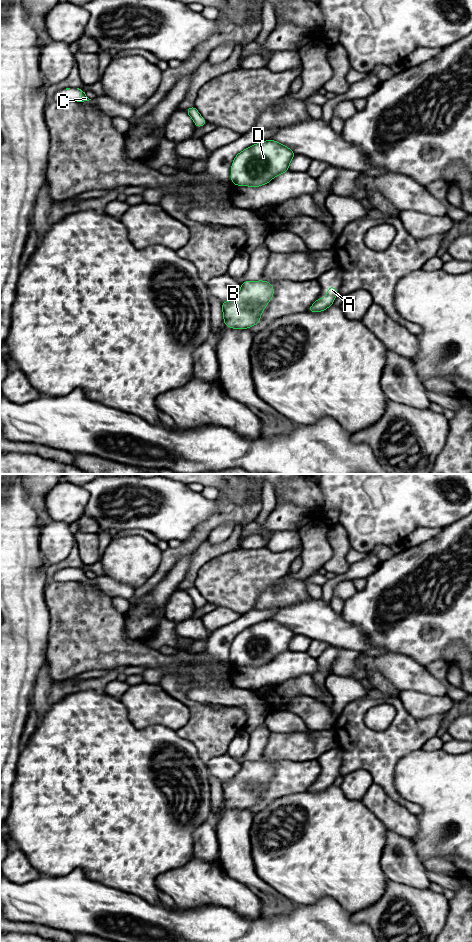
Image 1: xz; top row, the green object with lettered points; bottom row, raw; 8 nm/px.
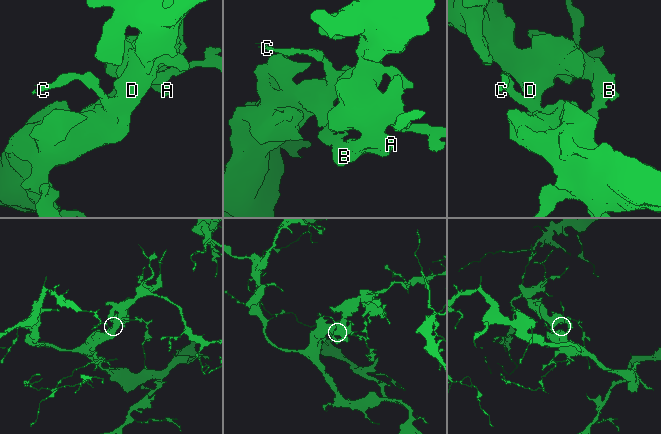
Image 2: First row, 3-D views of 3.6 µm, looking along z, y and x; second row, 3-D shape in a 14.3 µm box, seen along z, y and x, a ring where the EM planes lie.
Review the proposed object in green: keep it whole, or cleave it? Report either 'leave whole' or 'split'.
leave whole

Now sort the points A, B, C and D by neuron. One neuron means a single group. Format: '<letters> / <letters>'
A B C D

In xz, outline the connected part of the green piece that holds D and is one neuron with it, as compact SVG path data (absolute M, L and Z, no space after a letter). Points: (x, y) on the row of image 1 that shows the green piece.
M275 140L254 144L239 152L231 166L231 183L259 187L289 171L295 152Z

